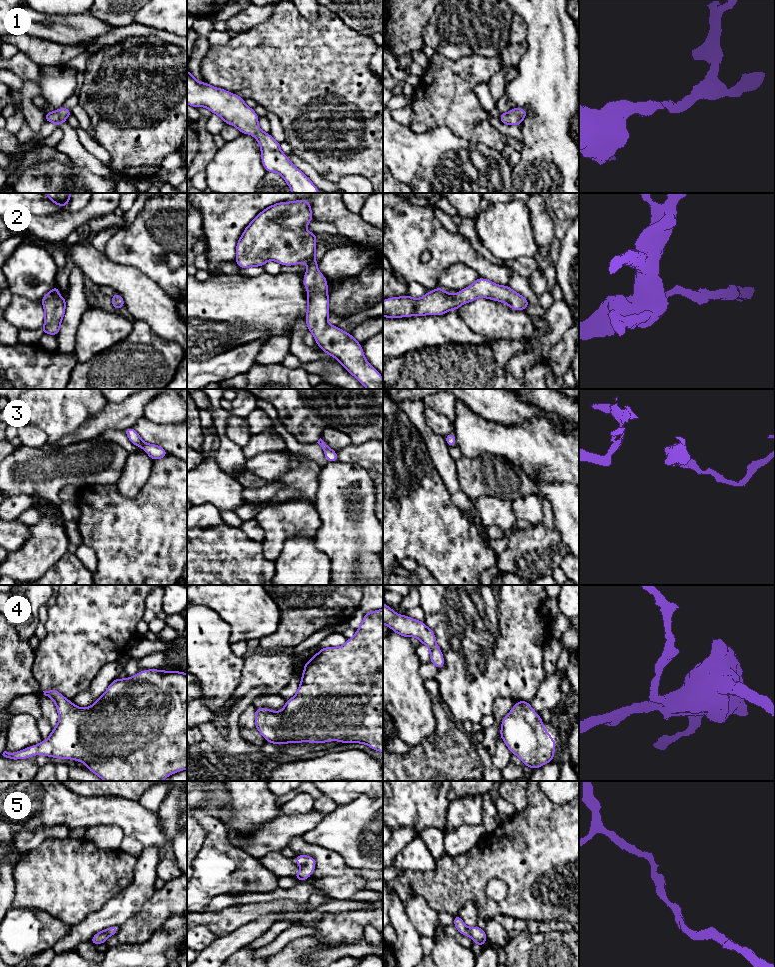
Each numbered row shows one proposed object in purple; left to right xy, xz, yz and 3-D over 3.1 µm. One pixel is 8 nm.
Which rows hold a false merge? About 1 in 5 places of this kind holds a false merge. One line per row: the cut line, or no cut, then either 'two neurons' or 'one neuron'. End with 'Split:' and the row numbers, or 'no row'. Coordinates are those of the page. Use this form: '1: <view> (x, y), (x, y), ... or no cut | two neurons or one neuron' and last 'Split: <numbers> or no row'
1: no cut | one neuron
2: no cut | one neuron
3: no cut | one neuron
4: no cut | one neuron
5: no cut | one neuron
Split: no row

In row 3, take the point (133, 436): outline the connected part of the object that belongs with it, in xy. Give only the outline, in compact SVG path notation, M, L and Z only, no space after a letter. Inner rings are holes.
M133 427L127 428L123 430L128 436L129 440L136 445L137 447L141 447L144 451L150 456L152 460L158 460L168 455L169 453L163 449L162 447L154 444L145 443L139 434L133 429Z

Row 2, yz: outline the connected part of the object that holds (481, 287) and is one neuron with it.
M479 277L472 285L455 295L437 287L420 299L414 299L409 295L388 298L383 301L383 317L442 315L450 310L457 310L462 304L479 297L506 303L513 310L526 310L529 304L525 297L513 291L508 285L501 286Z

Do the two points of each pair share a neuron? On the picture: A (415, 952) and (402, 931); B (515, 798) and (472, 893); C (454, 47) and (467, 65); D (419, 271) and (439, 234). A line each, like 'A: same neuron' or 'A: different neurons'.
A: same neuron
B: different neurons
C: different neurons
D: same neuron

